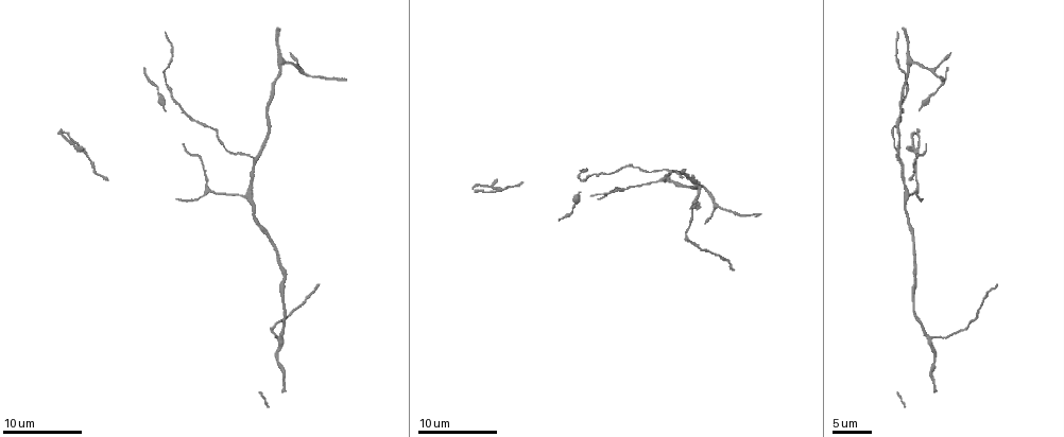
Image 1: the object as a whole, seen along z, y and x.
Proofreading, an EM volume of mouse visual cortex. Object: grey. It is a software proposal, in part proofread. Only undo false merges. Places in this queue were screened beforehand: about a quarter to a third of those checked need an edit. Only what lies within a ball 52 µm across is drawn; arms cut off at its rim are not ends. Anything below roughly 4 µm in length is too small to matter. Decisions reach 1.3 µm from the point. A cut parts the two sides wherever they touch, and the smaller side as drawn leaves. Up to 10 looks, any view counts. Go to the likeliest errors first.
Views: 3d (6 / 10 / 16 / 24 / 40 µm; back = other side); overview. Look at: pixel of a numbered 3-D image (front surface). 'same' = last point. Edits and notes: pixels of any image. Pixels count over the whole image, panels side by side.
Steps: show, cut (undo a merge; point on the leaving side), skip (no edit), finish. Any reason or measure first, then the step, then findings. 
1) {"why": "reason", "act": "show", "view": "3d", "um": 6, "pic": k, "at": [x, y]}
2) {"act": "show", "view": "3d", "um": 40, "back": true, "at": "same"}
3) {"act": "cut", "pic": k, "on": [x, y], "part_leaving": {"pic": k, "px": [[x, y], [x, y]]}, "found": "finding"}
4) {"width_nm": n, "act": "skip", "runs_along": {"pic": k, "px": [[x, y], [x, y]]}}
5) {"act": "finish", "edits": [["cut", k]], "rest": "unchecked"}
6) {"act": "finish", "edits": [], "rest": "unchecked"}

{"why": "three arms meet", "act": "show", "view": "3d", "um": 6, "pic": 1, "at": [206, 190]}

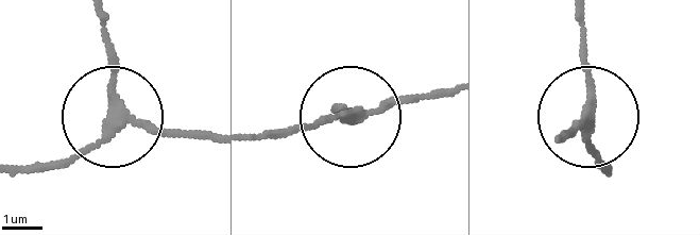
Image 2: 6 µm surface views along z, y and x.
{"width_nm": 220, "act": "skip", "found": "one neuron here"}

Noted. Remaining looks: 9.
{"why": "a fork", "act": "show", "view": "3d", "um": 16, "pic": 1, "at": [245, 197]}

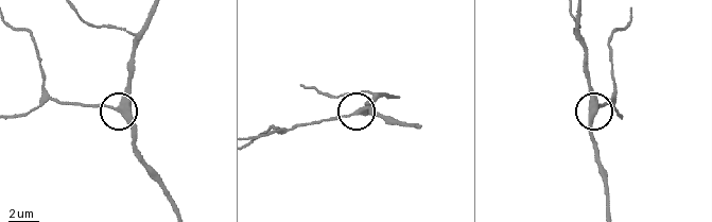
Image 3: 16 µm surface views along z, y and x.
{"width_nm": 300, "act": "skip", "runs_along": {"pic": 3, "px": [[136, 143], [133, 125], [122, 115], [107, 107], [82, 107]]}, "found": "continuous, no second neuron"}

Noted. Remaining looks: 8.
{"why": "three arms meet", "act": "show", "view": "3d", "um": 10, "pic": 1, "at": [669, 168]}

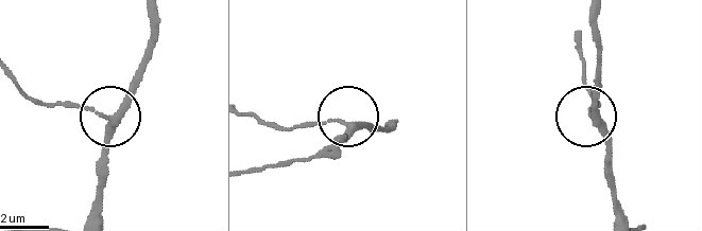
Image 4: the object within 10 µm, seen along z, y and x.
{"side_arm_um": 25, "act": "skip", "runs_along": {"pic": 4, "px": [[613, 215], [613, 154], [593, 116], [594, 71]]}, "found": "one neuron here"}

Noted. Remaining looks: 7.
{"why": "small branch off a trunk", "act": "show", "view": "3d", "um": 10, "pic": 1, "at": [280, 337]}

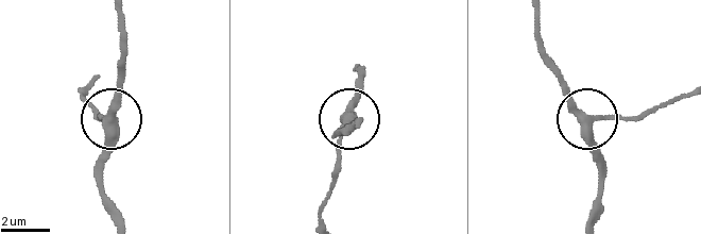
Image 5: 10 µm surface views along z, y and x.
{"why": "zoom in", "act": "show", "view": "3d", "um": 6, "pic": 5, "at": [595, 123]}

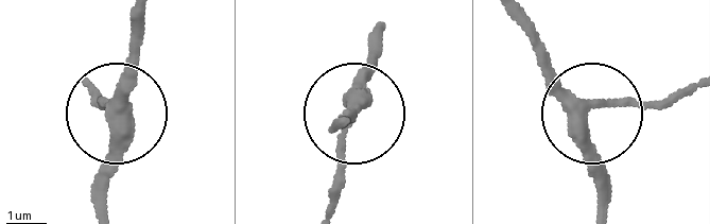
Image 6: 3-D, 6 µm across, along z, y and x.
{"arms": 3, "act": "skip", "runs_along": {"pic": 6, "px": [[508, 16], [576, 107], [685, 97]]}, "found": "continuous, no second neuron"}

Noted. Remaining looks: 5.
{"why": "calibre changes", "act": "show", "view": "3d", "um": 6, "pic": 1, "at": [688, 238]}

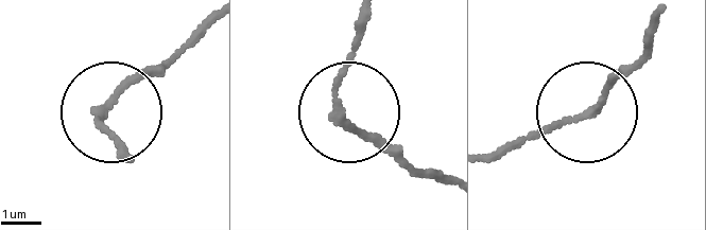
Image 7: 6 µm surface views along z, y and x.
{"act": "cut", "pic": 7, "on": [137, 76], "part_leaving": {"pic": 7, "px": [[102, 109], [210, 29]]}, "found": "two neurons meet here"}

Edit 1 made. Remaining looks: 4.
{"act": "finish", "edits": [["cut", 7]], "rest": "unchecked"}

